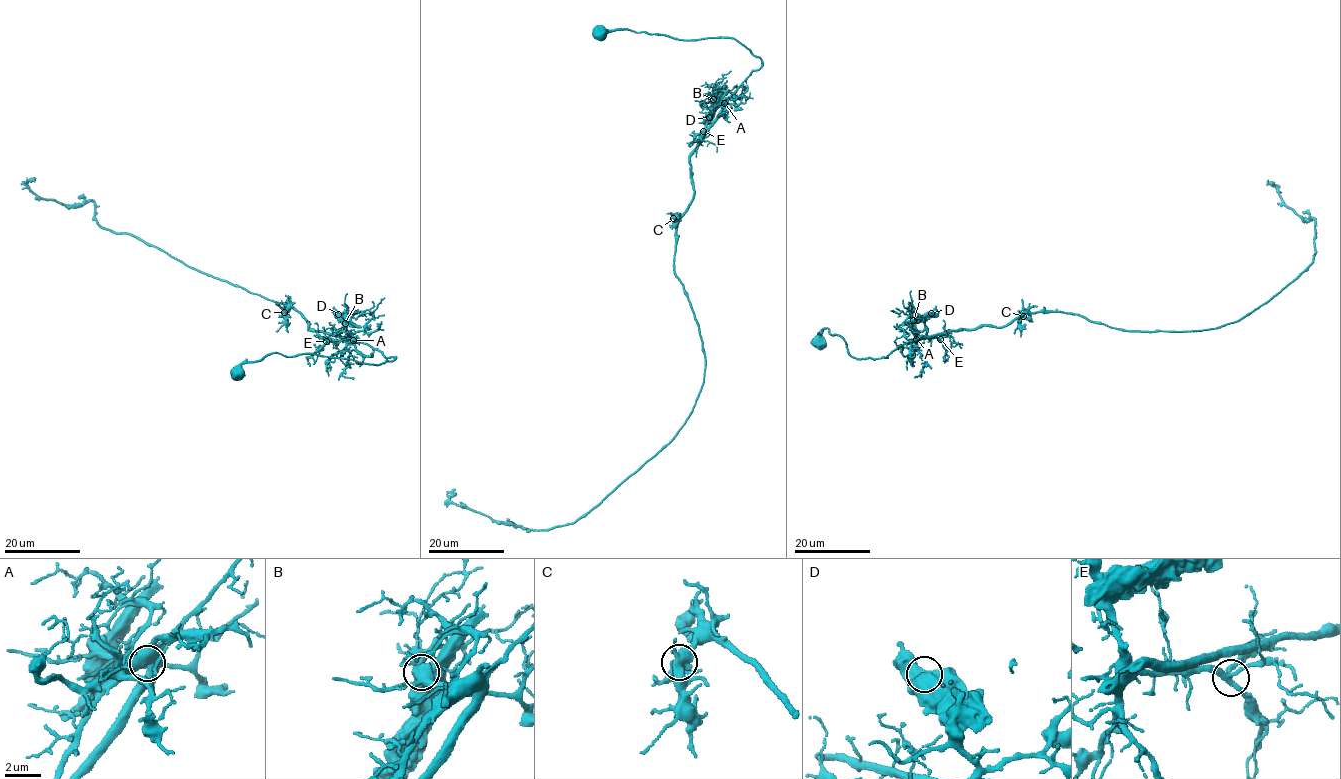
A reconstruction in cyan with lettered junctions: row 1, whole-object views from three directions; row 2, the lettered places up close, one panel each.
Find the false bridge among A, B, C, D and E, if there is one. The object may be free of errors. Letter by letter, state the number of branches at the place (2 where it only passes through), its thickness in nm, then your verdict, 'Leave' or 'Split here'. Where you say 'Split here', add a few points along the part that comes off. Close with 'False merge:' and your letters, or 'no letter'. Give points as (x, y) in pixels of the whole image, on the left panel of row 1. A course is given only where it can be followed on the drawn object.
A: Branches: 3. Thickness 500 nm. Leave
B: Branches: 3. Thickness 650 nm. Split here. Course of the part to remove: (345, 323), (333, 307)
C: Branches: 4. Thickness 440 nm. Leave
D: Branches: 2. Thickness 850 nm. Leave
E: Branches: 4. Thickness 320 nm. Leave
False merge: B

